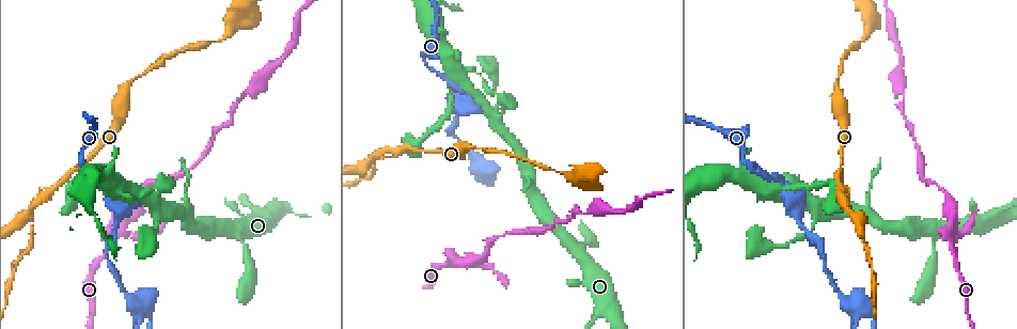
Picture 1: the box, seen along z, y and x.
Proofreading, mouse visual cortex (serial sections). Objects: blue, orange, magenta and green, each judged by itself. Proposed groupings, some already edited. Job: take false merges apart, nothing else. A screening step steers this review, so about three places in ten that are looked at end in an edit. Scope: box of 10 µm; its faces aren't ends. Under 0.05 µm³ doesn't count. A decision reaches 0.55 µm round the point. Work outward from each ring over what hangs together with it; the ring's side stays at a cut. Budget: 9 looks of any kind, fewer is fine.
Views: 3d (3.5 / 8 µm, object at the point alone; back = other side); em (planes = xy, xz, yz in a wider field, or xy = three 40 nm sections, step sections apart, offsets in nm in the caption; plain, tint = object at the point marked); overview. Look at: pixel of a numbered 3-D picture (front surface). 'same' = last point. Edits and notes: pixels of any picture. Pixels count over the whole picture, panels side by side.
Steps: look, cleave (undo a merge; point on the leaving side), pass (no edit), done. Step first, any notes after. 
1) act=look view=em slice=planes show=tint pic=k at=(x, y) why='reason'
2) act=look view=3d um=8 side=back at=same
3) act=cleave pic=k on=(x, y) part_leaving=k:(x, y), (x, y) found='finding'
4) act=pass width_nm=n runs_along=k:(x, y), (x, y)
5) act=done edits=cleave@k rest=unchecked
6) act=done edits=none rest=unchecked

act=look view=3d um=3.5 pic=1 at=(369, 159) why='narrows sharply'

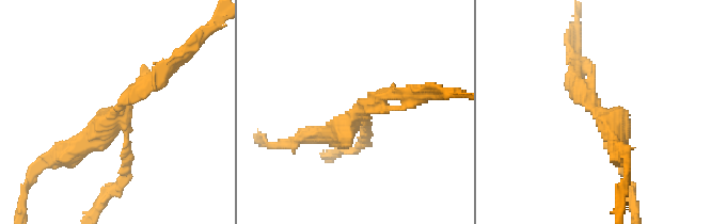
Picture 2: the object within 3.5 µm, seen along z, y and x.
act=look view=em slice=xy step=5 show=tint pic=2 at=(118, 113) arms=3 arm_widths_nm=150,200,300

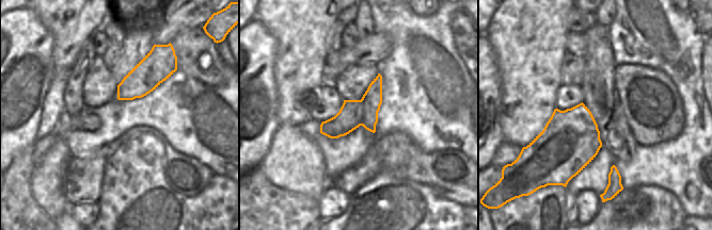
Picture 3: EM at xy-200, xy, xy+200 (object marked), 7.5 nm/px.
act=cleave pic=2 on=(125, 165) part_leaving=2:(122, 120), (125, 175), (96, 211) found='a second cell is stuck on'

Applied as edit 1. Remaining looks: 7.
act=look view=3d um=3.5 pic=1 at=(789, 194) why='arms part here'

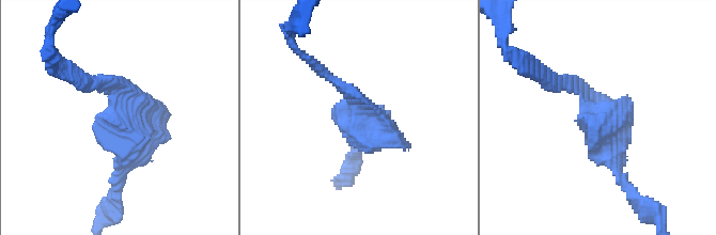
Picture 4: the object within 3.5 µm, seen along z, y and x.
act=look view=em slice=xy step=3 show=tint pic=4 at=(119, 114) why='shape alone is not enough'

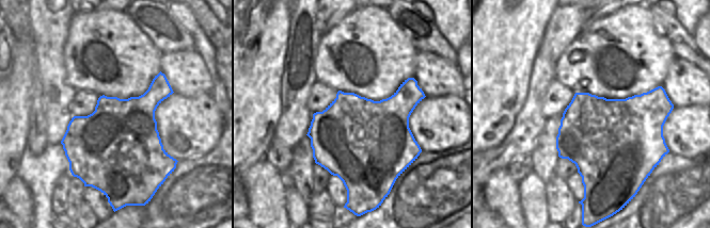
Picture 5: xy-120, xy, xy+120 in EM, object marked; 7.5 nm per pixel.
act=pass runs_along=4:(567, 81), (584, 91), (631, 189) found='one cell here'

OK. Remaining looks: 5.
act=look view=3d um=3.5 pic=1 at=(950, 232) why='branch point'

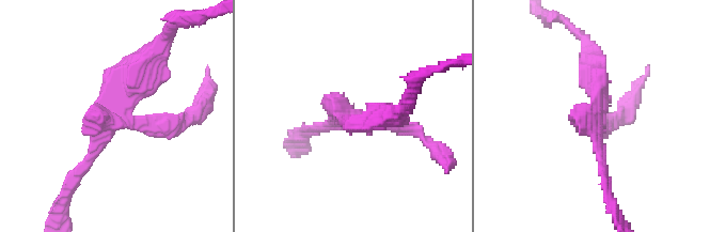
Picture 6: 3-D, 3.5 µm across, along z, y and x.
act=look view=em slice=planes show=tint pic=6 at=(112, 115) arms=3 arm_widths_nm=150,200,350 why='now the EM'

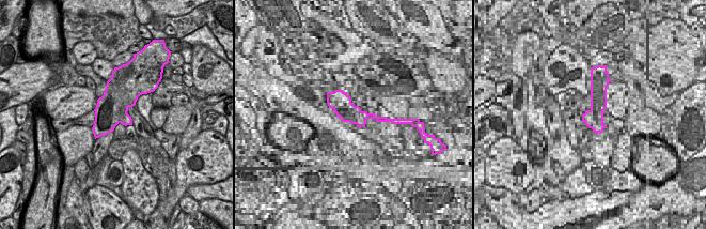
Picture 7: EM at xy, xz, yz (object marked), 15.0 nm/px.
act=cleave pic=6 on=(406, 129) part_leaving=6:(127, 120), (186, 123), (206, 93) found='two cells meet here'

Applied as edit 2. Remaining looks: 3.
act=look view=overview

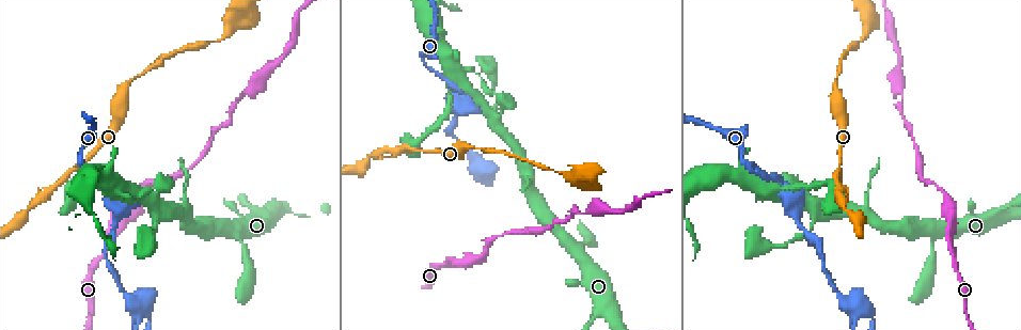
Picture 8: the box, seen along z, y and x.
act=look view=em slice=xy step=2 show=tint pic=8 at=(853, 314) why='thick turns thin'

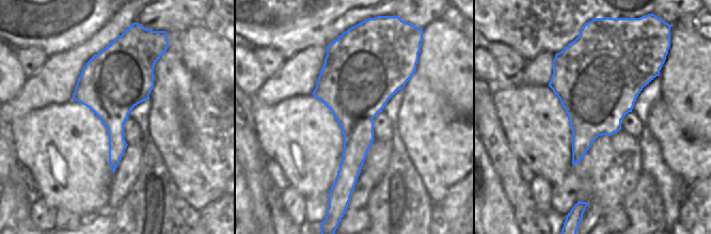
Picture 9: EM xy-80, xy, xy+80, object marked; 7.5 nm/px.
act=look view=3d um=3.5 at=same why='wider look'

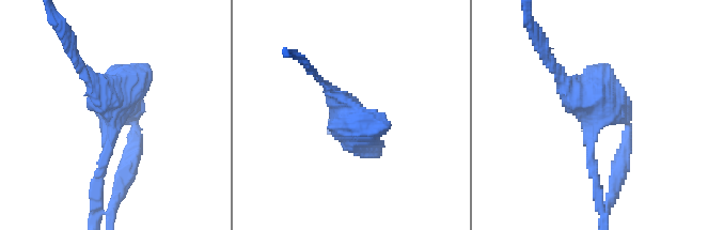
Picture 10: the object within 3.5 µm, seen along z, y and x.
act=pass runs_along=10:(552, 66), (580, 100), (615, 103), (626, 149) found='continuous, no second cell'

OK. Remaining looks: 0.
act=done edits=cleave@2,cleave@6 rest=unchecked

